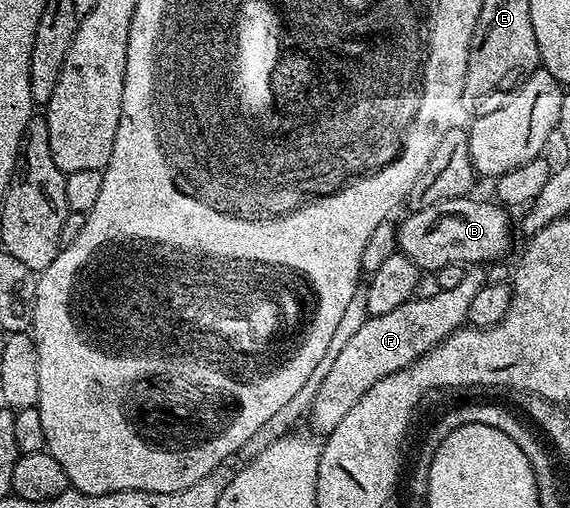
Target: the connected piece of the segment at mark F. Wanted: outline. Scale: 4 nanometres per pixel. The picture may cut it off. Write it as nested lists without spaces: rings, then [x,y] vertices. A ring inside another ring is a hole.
[[[472,264],[465,269],[462,281],[454,288],[440,290],[438,296],[414,296],[390,312],[368,316],[362,328],[343,346],[326,380],[318,389],[318,394],[314,396],[310,411],[311,429],[320,436],[334,432],[334,428],[342,424],[346,412],[350,412],[350,408],[354,408],[354,404],[358,404],[358,400],[362,400],[362,396],[366,396],[374,384],[378,384],[378,380],[414,364],[426,352],[430,352],[430,348],[465,325],[468,322],[470,303],[485,281],[485,267]]]

